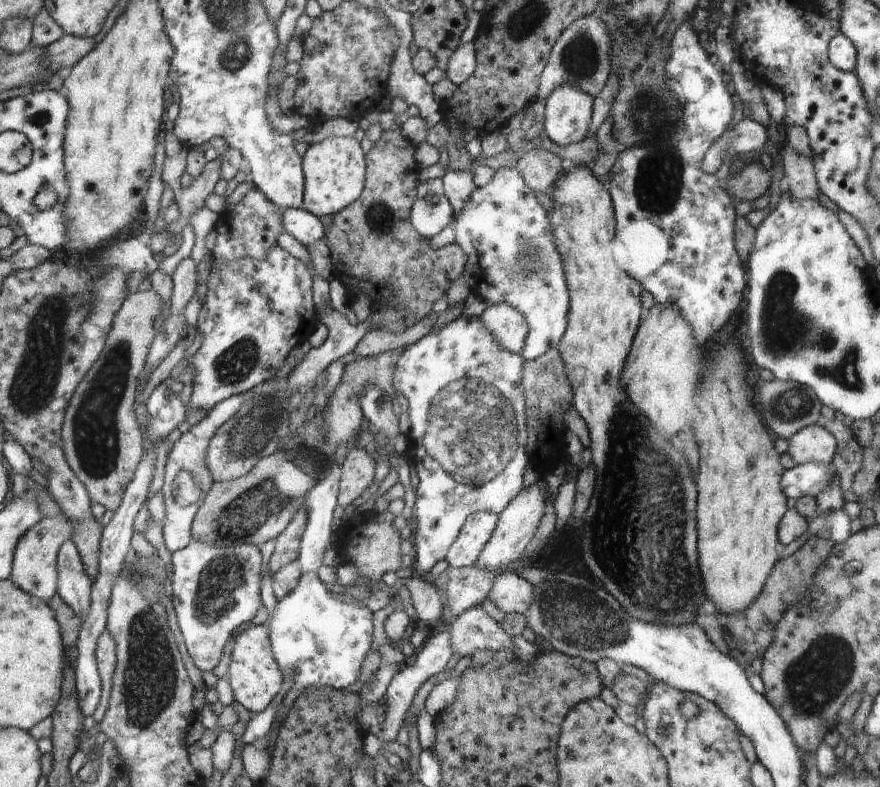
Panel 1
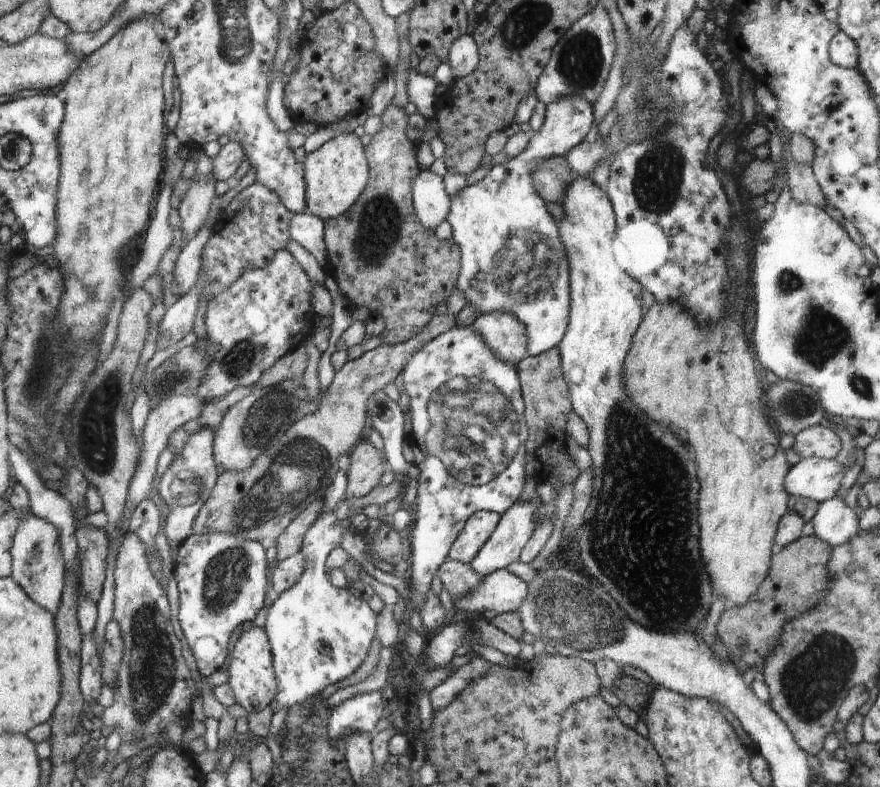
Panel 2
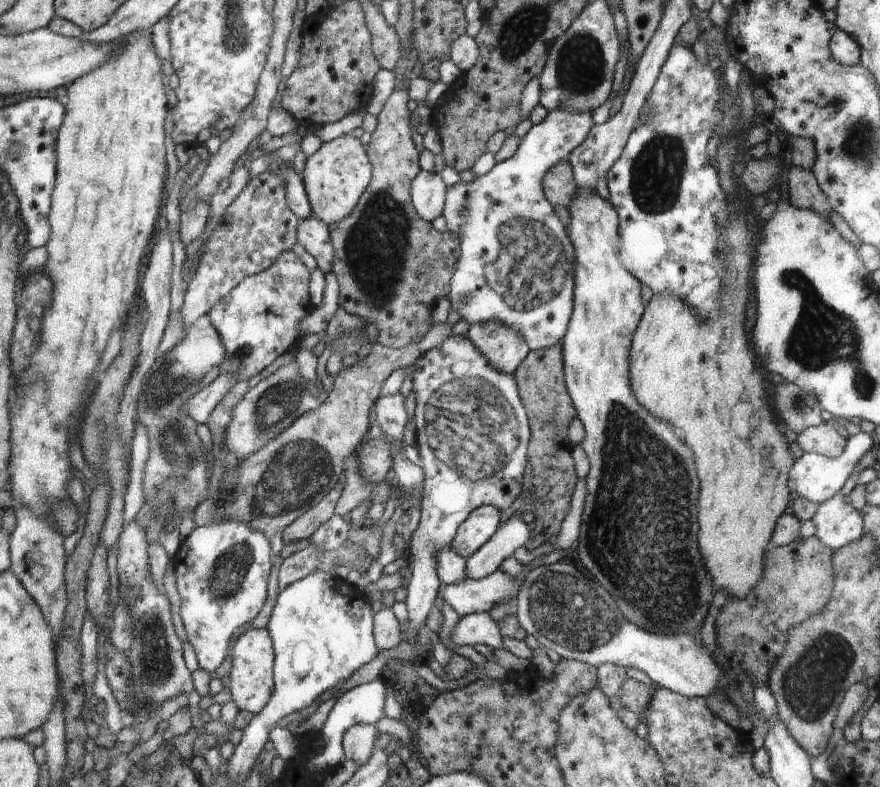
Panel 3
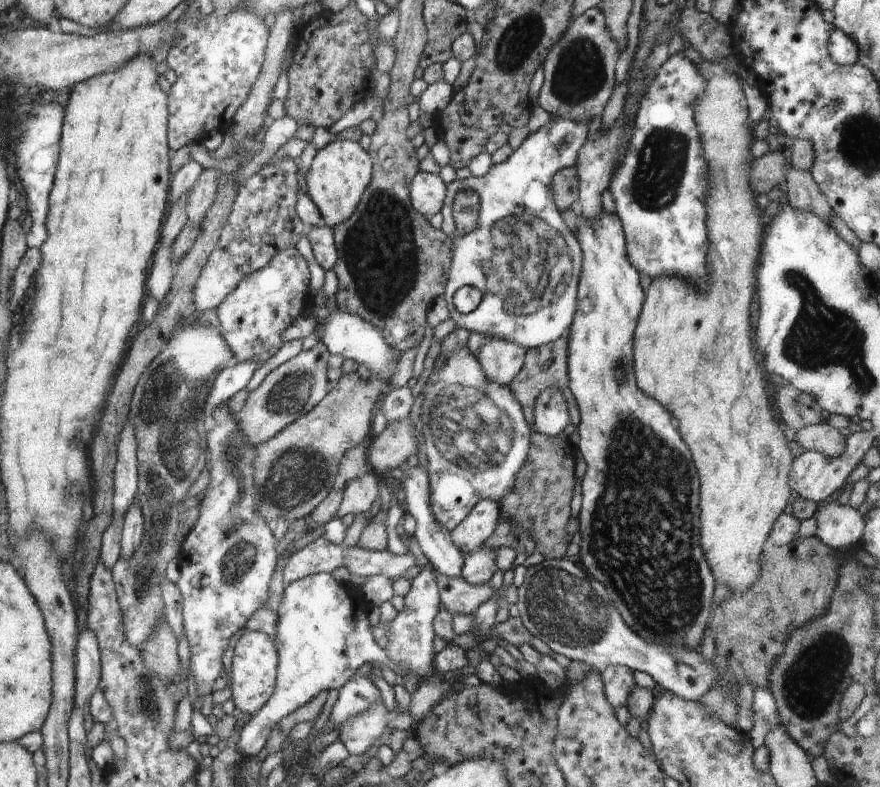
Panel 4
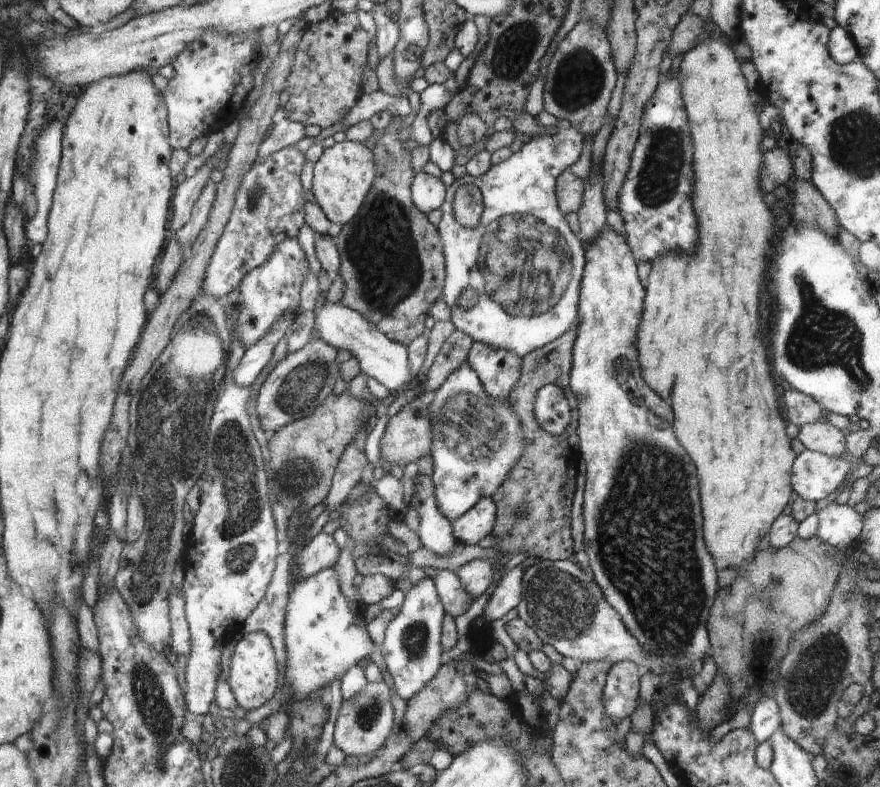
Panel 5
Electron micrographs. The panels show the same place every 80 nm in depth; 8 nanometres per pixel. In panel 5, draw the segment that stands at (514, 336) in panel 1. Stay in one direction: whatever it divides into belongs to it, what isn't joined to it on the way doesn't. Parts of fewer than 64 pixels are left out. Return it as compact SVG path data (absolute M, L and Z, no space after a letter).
M480 341L472 343L467 361L477 371L485 391L499 401L508 400L524 372L524 358Z

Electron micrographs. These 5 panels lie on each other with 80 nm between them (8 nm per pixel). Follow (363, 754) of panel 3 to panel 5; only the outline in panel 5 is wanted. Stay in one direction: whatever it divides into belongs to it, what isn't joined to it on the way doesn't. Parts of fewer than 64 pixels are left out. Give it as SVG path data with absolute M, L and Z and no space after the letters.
M384 680L368 683L352 701L343 702L340 707L335 731L334 744L346 755L359 755L372 752L384 745L394 726L394 712L390 702L390 690Z

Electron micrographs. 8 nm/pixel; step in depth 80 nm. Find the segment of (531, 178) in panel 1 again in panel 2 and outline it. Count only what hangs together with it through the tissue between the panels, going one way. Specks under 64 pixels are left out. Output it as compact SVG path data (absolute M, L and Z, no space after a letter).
M560 155L542 159L533 168L533 185L546 203L560 203L571 178L566 160Z

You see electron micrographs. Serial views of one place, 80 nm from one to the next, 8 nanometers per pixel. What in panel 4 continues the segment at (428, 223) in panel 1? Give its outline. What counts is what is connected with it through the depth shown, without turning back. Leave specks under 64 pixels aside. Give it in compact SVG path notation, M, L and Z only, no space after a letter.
M422 171L412 184L413 205L426 218L432 218L443 207L447 185L439 175Z

